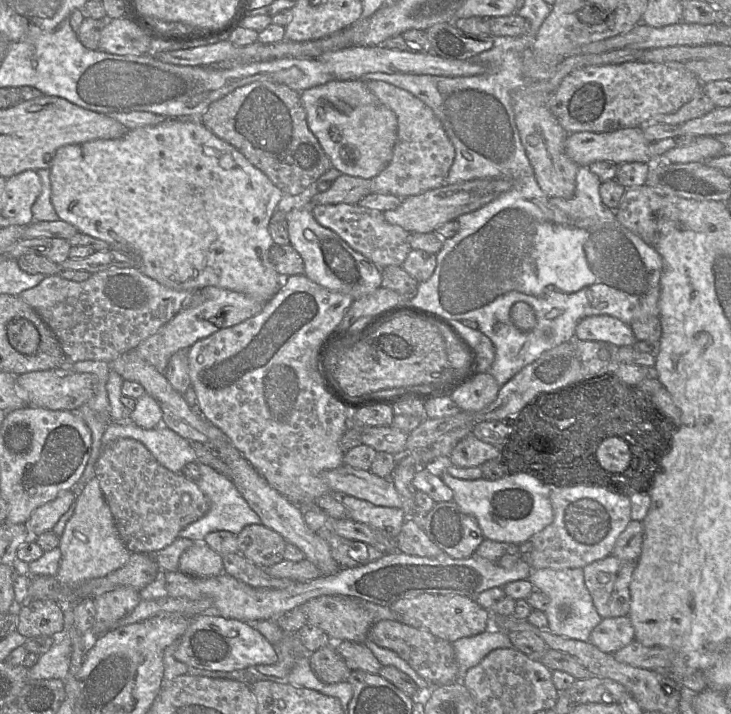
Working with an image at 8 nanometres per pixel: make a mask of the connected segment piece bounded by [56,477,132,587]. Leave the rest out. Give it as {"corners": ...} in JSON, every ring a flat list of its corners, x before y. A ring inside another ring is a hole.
{"corners":[[96,477,86,484,78,496,74,513,60,536,58,548,61,560,56,578,62,587,76,587,86,580,104,577,123,567,130,559,132,553,119,536]]}

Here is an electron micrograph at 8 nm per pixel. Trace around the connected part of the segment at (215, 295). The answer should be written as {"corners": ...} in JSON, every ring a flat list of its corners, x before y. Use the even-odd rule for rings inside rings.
{"corners":[[204,286,201,288,188,290,194,291,190,293,188,299,183,304,183,309,186,308,186,310,177,313,156,333,146,338,135,348,135,351,141,358,143,358,149,364,153,365,159,372,163,374,171,356,174,353,181,349,189,349,190,346,192,346,198,340,206,338,220,329,234,326,245,321,248,318,253,317,254,315,258,314,264,306,264,303,241,292,217,286]]}

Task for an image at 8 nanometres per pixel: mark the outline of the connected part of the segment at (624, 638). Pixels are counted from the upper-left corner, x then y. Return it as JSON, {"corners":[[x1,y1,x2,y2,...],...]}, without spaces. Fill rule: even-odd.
{"corners":[[628,616,605,618,592,630,588,642,606,654,614,654,635,640]]}

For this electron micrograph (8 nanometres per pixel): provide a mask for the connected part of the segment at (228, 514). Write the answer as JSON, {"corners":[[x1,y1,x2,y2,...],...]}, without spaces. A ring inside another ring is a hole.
{"corners":[[199,464,199,469,200,475,196,482,203,493,209,498,210,509,204,516,182,529,179,533,180,537,193,541,202,541,210,532,223,530,238,534,248,525,261,524,257,513,249,507,246,500,228,476,218,473,212,467,205,464]]}

